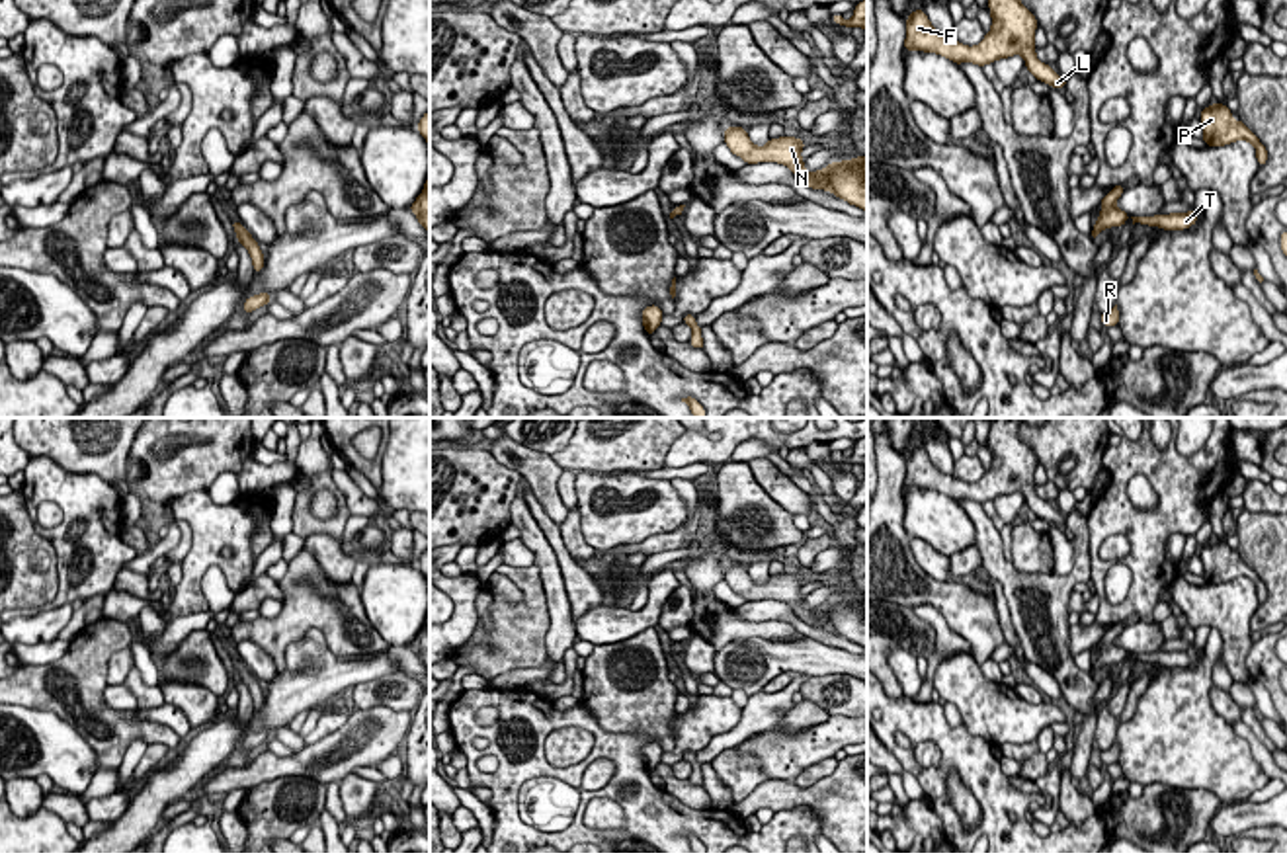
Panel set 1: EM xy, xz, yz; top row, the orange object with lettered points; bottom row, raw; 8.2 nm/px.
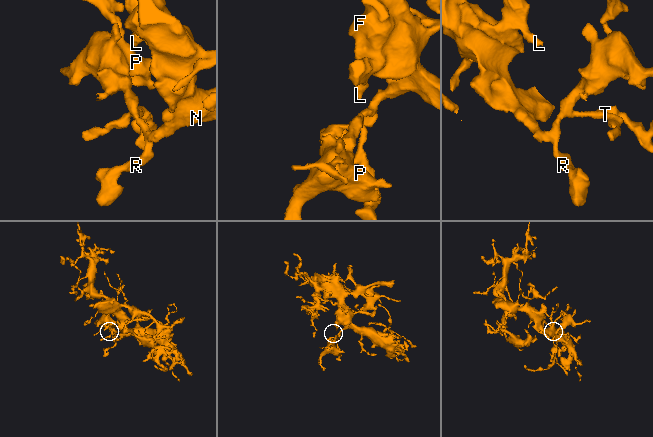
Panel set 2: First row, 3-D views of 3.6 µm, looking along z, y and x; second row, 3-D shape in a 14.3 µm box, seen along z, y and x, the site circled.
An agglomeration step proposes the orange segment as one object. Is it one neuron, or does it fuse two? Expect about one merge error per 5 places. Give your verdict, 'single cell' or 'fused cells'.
single cell

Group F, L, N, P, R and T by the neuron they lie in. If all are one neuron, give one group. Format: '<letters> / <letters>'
F L N P R T

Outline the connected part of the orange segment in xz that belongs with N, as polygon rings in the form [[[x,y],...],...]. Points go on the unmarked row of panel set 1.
[[[725,564],[725,582],[732,591],[740,593],[746,601],[777,599],[789,603],[795,615],[812,627],[826,627],[836,634],[855,642],[867,650],[867,595],[857,593],[851,597],[832,599],[822,607],[807,609],[801,588],[803,576],[779,574],[769,576],[766,584],[756,584],[746,566]]]

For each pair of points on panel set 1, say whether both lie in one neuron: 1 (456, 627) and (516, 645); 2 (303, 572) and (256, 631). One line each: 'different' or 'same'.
1: different
2: same

